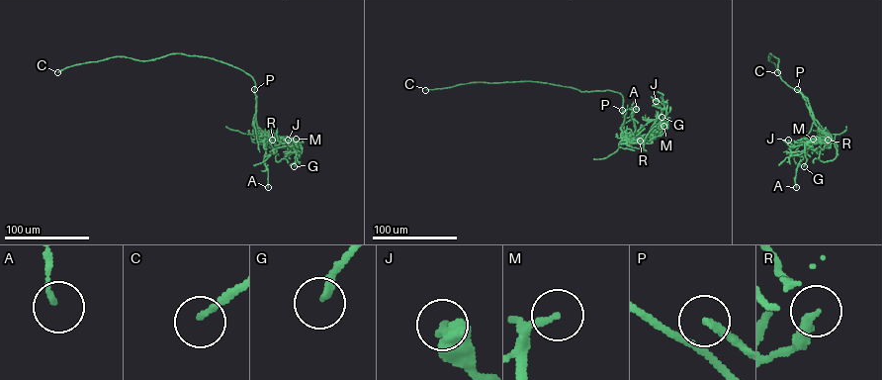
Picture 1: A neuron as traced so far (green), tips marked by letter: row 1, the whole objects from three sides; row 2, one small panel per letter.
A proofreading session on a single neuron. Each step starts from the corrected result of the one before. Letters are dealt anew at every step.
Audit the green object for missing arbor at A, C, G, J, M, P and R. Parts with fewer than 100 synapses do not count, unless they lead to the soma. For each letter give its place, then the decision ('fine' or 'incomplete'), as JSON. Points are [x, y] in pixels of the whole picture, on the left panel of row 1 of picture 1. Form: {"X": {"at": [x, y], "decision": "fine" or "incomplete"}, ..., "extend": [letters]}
{"A": {"at": [268, 187], "decision": "fine"}, "C": {"at": [57, 72], "decision": "incomplete"}, "G": {"at": [294, 166], "decision": "fine"}, "J": {"at": [288, 140], "decision": "fine"}, "M": {"at": [296, 139], "decision": "fine"}, "P": {"at": [254, 89], "decision": "incomplete"}, "R": {"at": [272, 140], "decision": "fine"}, "extend": ["C", "P"]}

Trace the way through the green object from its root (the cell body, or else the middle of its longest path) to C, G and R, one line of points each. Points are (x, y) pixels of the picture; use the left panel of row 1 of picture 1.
C: (231, 65), (210, 57), (175, 53), (144, 61), (117, 56), (72, 65), (57, 72)
G: (231, 65), (254, 81), (256, 126), (274, 137), (300, 142), (302, 151), (294, 166)
R: (231, 65), (254, 81), (256, 126), (271, 133), (272, 140)

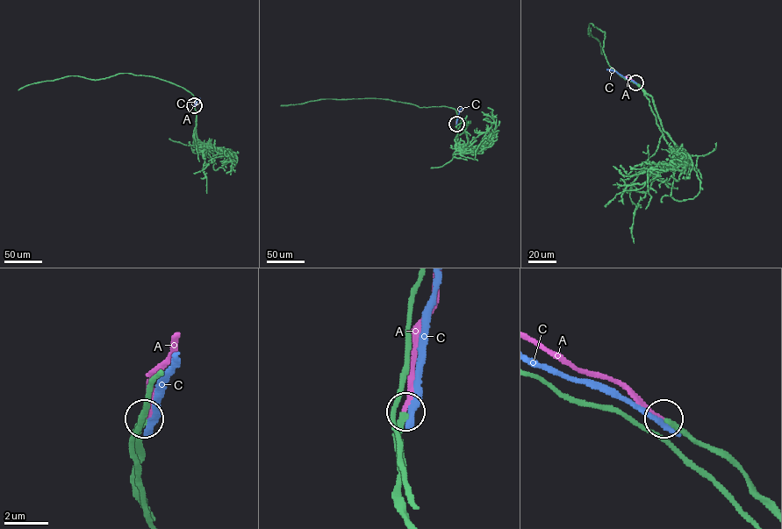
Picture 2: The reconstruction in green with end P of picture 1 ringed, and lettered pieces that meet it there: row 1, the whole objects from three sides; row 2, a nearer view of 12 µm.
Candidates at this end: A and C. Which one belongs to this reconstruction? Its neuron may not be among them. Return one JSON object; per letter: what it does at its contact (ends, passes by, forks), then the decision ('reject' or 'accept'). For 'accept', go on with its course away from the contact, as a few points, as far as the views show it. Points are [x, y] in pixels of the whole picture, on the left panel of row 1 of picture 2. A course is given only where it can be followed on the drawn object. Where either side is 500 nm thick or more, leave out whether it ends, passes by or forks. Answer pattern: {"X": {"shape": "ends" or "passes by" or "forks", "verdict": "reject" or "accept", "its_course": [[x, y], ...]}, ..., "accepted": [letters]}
{"A": {"shape": "ends", "verdict": "accept"}, "C": {"shape": "ends", "verdict": "reject"}, "accepted": ["A"]}

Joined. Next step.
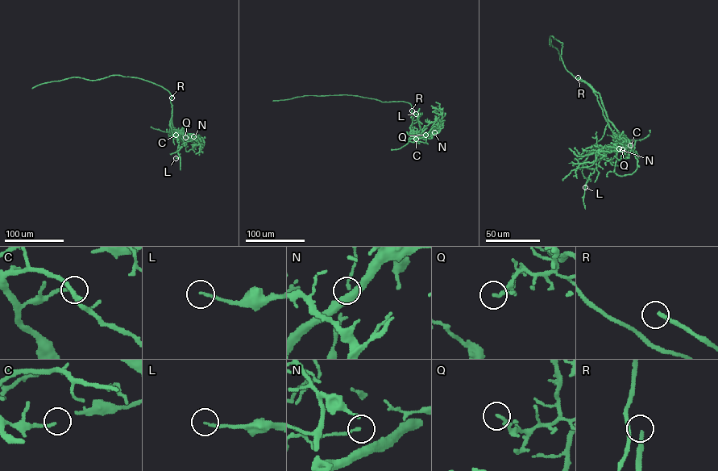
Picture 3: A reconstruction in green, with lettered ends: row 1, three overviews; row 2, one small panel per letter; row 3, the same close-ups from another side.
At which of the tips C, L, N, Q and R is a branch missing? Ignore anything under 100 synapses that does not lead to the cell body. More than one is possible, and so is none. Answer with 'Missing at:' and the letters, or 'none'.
Missing at: R

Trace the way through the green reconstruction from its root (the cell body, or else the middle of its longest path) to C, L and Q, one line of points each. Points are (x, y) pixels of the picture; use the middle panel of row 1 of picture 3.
C: (395, 102), (407, 102), (411, 106), (412, 123), (409, 138), (416, 139)
L: (395, 102), (410, 104), (412, 131), (421, 133), (417, 118), (420, 114), (416, 114)
Q: (395, 102), (410, 104), (412, 131), (427, 132), (425, 135)

